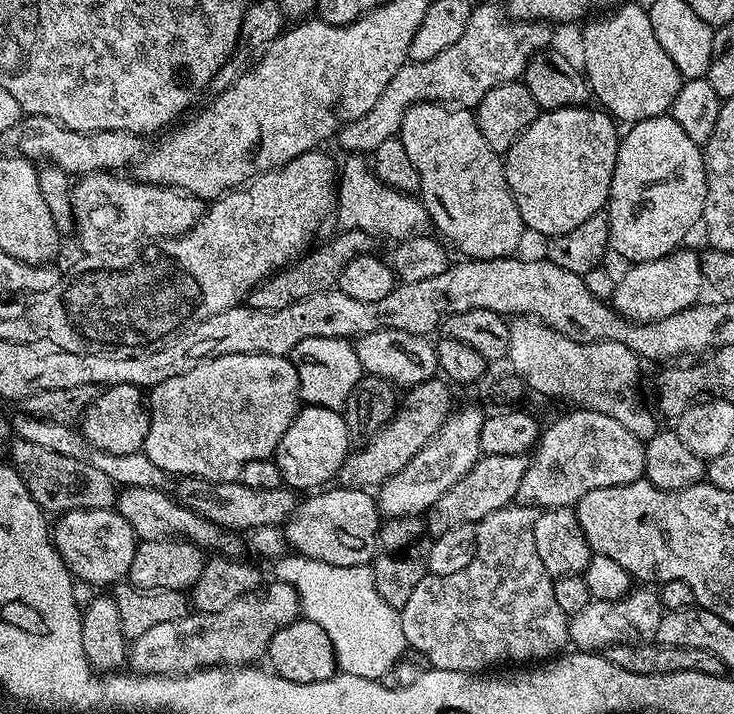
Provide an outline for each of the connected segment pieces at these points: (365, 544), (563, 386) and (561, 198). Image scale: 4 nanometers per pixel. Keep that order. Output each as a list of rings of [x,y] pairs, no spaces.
[[[332,487],[317,491],[309,495],[312,496],[309,500],[301,499],[297,503],[292,517],[282,528],[287,547],[293,553],[330,566],[371,565],[382,523],[377,497],[363,488]]]
[[[522,316],[509,323],[510,344],[508,346],[507,363],[512,363],[511,371],[520,376],[532,392],[541,392],[544,396],[553,396],[556,400],[569,400],[569,405],[576,408],[590,408],[598,414],[606,414],[614,418],[614,422],[622,422],[630,434],[647,442],[658,431],[658,424],[652,412],[640,401],[640,392],[636,387],[640,384],[641,361],[635,352],[629,350],[622,342],[613,340],[575,340],[550,326],[541,324],[531,316]]]
[[[603,107],[549,108],[526,126],[519,138],[503,157],[506,182],[512,191],[518,213],[525,229],[537,232],[543,238],[561,236],[574,226],[582,226],[586,218],[601,215],[605,211],[610,194],[610,182],[614,174],[614,162],[620,149],[621,129],[617,121]]]

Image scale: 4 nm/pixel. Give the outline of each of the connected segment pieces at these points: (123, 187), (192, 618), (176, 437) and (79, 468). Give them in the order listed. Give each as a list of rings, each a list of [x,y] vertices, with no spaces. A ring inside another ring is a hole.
[[[90,172],[79,177],[72,188],[74,236],[80,239],[81,253],[103,256],[123,249],[124,236],[167,238],[181,236],[204,216],[205,201],[183,188],[141,183],[112,172]]]
[[[272,582],[272,585],[261,586],[255,592],[242,594],[230,606],[217,612],[196,612],[178,618],[174,622],[162,622],[151,630],[146,630],[130,644],[130,664],[137,673],[151,674],[154,676],[182,676],[190,672],[201,672],[203,668],[239,668],[252,666],[256,660],[267,653],[272,636],[282,626],[290,626],[301,615],[300,599],[298,594],[288,584]]]
[[[255,352],[254,354],[226,354],[213,360],[203,360],[198,366],[194,366],[194,370],[186,370],[186,374],[178,374],[174,378],[166,378],[166,382],[158,382],[158,386],[154,386],[147,393],[146,407],[148,410],[148,433],[142,449],[146,458],[150,458],[150,462],[154,462],[154,466],[158,466],[166,474],[172,475],[173,472],[176,478],[197,476],[200,480],[219,482],[221,480],[236,480],[242,466],[246,466],[246,462],[254,462],[254,458],[266,460],[275,457],[278,442],[282,442],[282,434],[286,434],[286,426],[290,426],[290,422],[300,411],[302,401],[298,386],[298,374],[294,370],[291,359],[288,356],[271,356]]]
[[[19,438],[13,439],[11,444],[10,463],[18,470],[22,482],[26,482],[30,498],[34,498],[34,502],[38,502],[38,506],[45,513],[60,514],[74,508],[110,508],[115,505],[117,485],[110,478],[106,478],[102,470],[90,466],[90,462],[66,458],[66,454],[54,454],[54,450],[42,450],[42,446],[34,446]]]

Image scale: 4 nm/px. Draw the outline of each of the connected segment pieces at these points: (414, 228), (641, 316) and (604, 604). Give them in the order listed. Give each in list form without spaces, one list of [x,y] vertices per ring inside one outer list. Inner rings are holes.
[[[352,154],[347,159],[338,168],[338,203],[334,213],[334,220],[340,223],[341,229],[366,230],[373,238],[385,236],[391,242],[399,242],[421,235],[429,227],[428,212],[415,195],[383,184],[370,170],[369,161],[363,155]]]
[[[677,250],[669,256],[657,260],[647,260],[641,264],[632,264],[624,273],[619,273],[616,289],[610,304],[621,316],[638,324],[652,324],[655,320],[670,318],[670,314],[678,314],[692,307],[701,299],[700,291],[705,291],[706,285],[700,252],[684,252]]]
[[[640,586],[617,600],[591,600],[586,610],[578,610],[568,621],[568,638],[573,649],[581,652],[599,653],[614,647],[615,644],[647,644],[655,641],[658,622],[662,615],[662,605],[655,591],[647,592]]]

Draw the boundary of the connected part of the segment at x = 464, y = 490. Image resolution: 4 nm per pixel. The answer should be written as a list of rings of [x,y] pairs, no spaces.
[[[510,454],[481,455],[476,465],[466,475],[458,478],[442,498],[426,513],[426,528],[433,537],[446,534],[454,526],[480,523],[482,518],[494,514],[494,510],[507,508],[516,500],[518,486],[522,486],[522,474],[526,474],[529,457]]]

